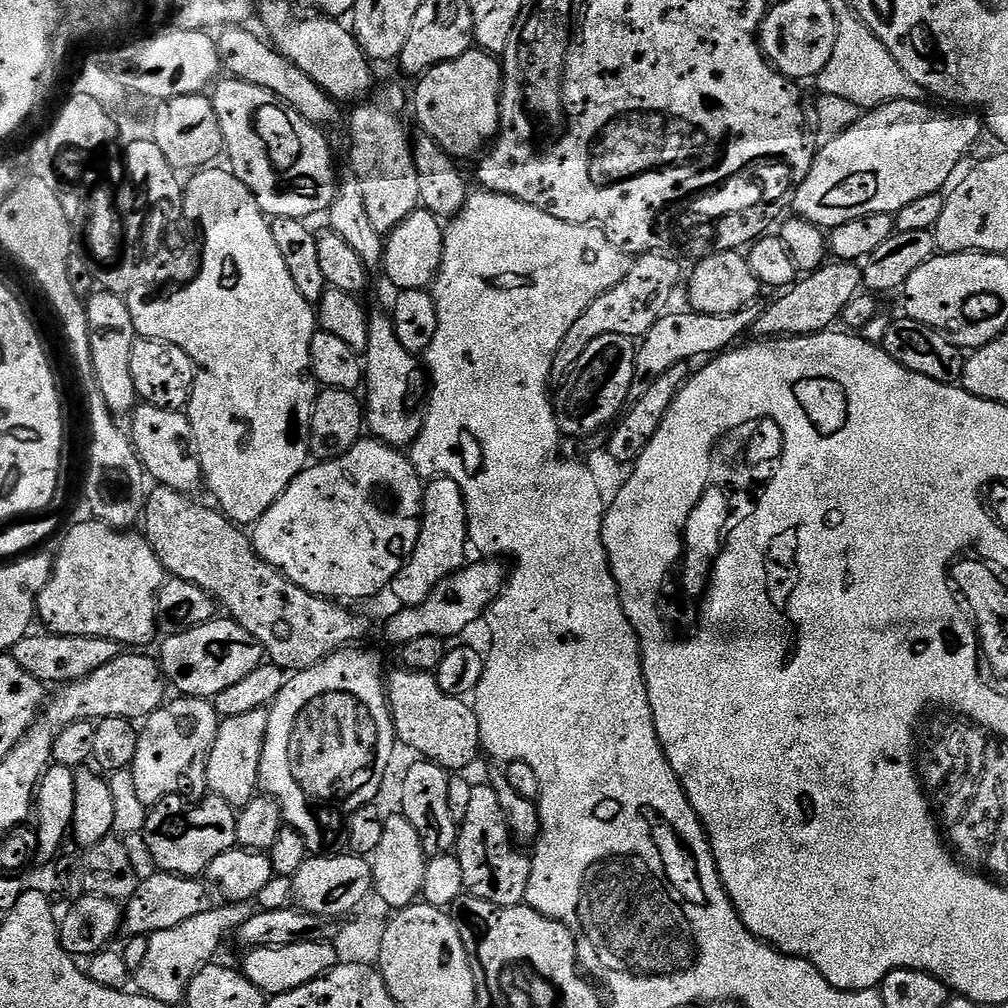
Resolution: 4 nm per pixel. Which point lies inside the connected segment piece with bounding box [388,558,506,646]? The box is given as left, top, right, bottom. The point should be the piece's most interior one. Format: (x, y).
(455, 604)

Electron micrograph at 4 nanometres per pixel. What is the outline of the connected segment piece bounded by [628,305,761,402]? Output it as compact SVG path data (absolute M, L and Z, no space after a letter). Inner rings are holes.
M748 305L740 312L726 317L702 315L698 312L685 310L680 314L665 313L662 319L648 331L639 343L636 360L634 382L631 383L629 401L636 401L650 390L658 378L668 374L670 369L686 364L692 358L703 358L717 355L729 349L738 336L750 332L760 320L761 309L757 305Z

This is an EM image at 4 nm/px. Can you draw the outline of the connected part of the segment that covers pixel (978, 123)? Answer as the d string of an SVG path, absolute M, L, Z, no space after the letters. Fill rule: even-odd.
M894 100L880 107L871 109L867 114L861 115L856 124L851 125L844 132L838 134L829 145L821 147L812 157L812 169L806 178L799 181L796 192L796 212L795 215L802 220L808 220L811 224L816 225L821 230L831 230L850 222L854 218L862 218L870 214L882 214L887 212L895 214L900 212L904 207L918 202L920 198L927 195L939 193L944 187L943 184L951 178L956 172L956 167L964 160L964 155L975 146L980 140L980 128L982 129L982 120L979 115L976 116L947 116L944 112L939 112L936 108L931 108L928 102L918 100Z

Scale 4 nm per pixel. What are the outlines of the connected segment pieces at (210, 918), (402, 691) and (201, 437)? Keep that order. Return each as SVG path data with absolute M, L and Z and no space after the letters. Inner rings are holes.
M255 900L222 904L222 907L214 906L171 930L155 932L147 939L145 961L134 973L137 991L170 1006L176 1006L179 1001L181 1003L187 997L190 981L200 969L215 959L214 954L221 946L226 932L229 929L232 932L237 931L259 911L260 907Z
M403 670L396 672L386 684L388 703L392 709L392 724L396 728L396 739L401 745L413 748L417 757L433 764L439 764L441 768L452 774L460 774L476 760L476 755L481 755L480 727L475 711L463 704L463 699L456 696L448 696L438 686L435 675L424 670Z
M209 166L197 171L193 176L196 177L183 189L183 215L187 219L197 220L201 230L204 231L204 252L202 251L202 259L196 276L187 284L177 287L175 289L177 292L172 292L169 296L144 296L145 289L139 287L131 289L126 299L130 306L130 318L134 318L134 330L139 339L170 342L186 350L186 354L190 354L190 358L195 362L198 371L186 415L188 424L192 428L190 440L194 445L194 455L200 462L200 475L206 488L212 491L213 498L217 500L215 503L219 511L223 512L233 524L255 526L270 510L270 506L274 506L274 502L278 502L282 493L296 481L297 474L304 471L310 464L312 415L318 395L318 384L311 373L310 346L318 330L318 312L313 301L302 298L298 286L294 286L294 277L290 275L290 269L286 267L286 262L282 259L282 254L278 250L278 242L274 242L269 217L265 216L258 206L252 191L239 178L232 175L231 171L224 169L223 172L220 166Z

